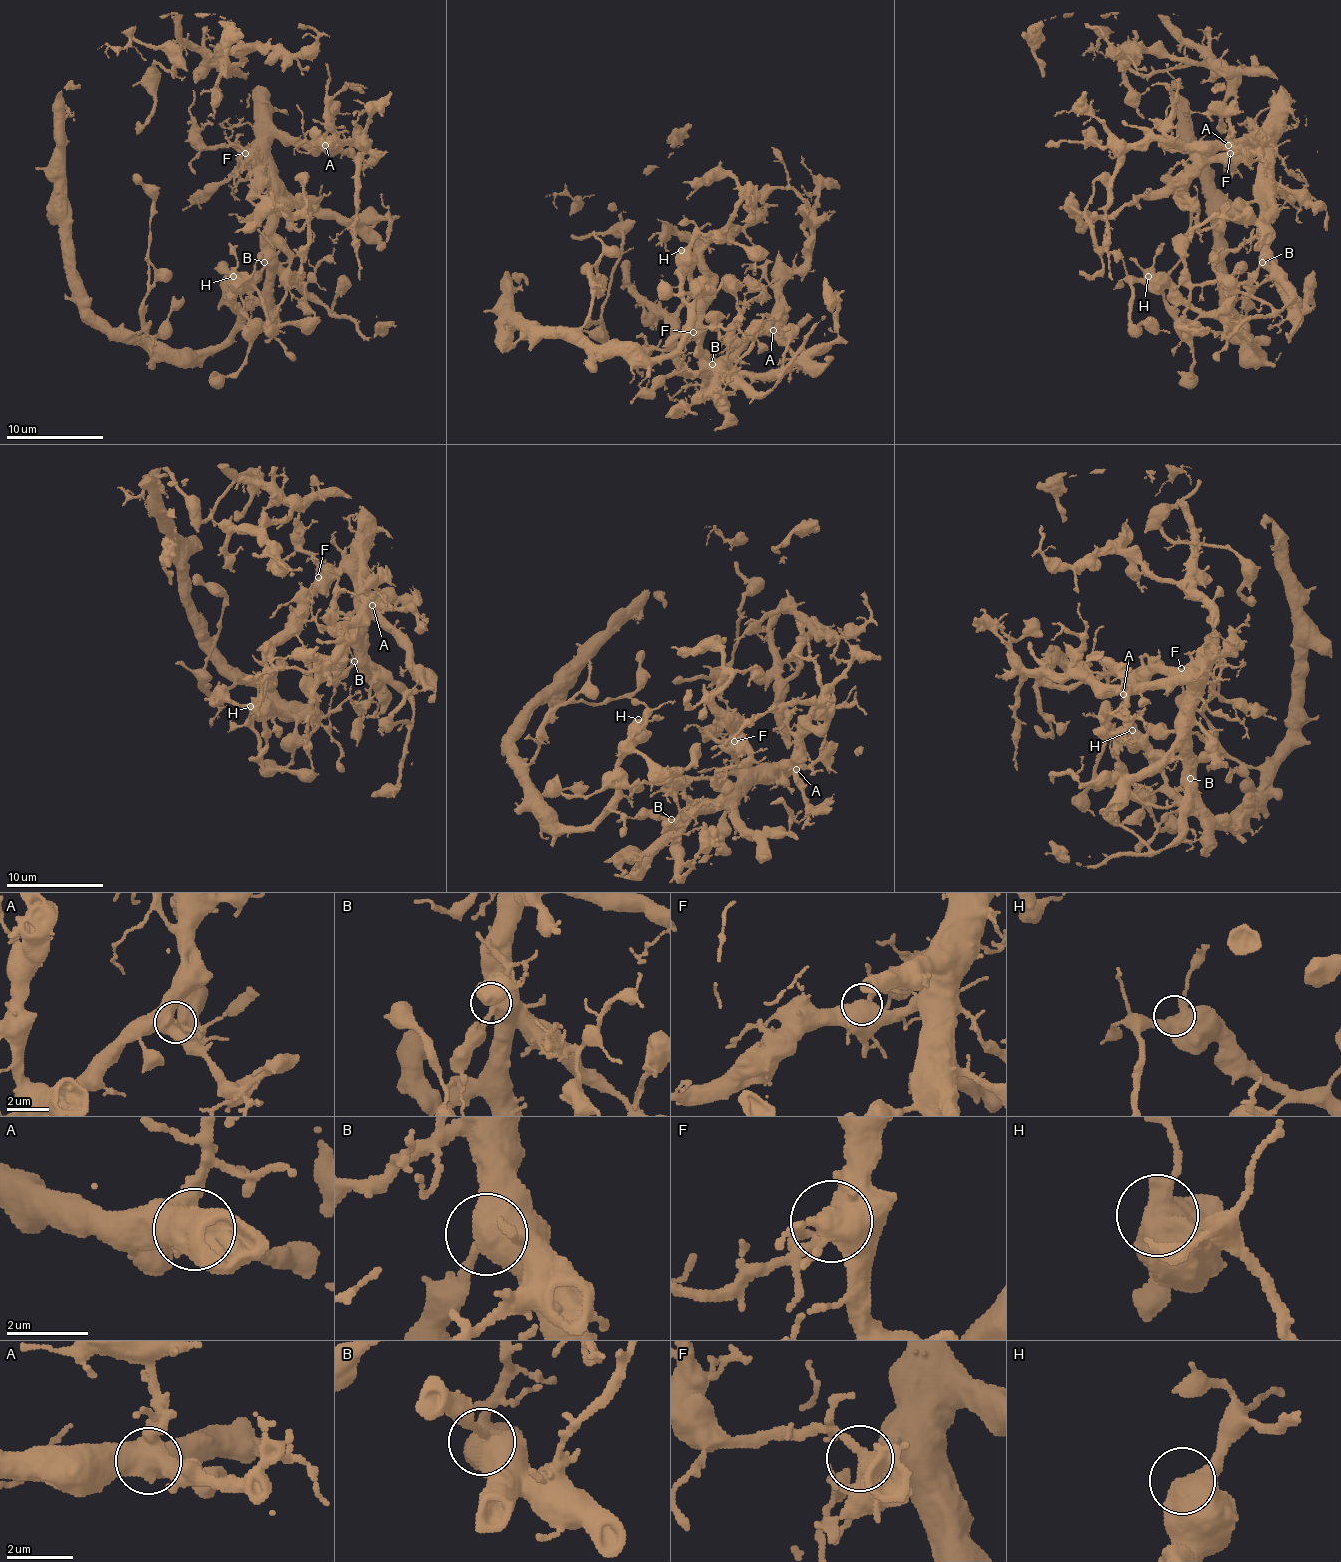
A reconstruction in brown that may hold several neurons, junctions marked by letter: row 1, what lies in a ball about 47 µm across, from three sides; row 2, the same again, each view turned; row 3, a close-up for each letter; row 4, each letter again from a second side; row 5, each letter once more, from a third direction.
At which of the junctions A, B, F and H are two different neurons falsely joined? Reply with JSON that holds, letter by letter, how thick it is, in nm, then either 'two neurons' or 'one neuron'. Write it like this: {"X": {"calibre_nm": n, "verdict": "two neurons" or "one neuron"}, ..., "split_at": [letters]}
{"A": {"calibre_nm": 500, "verdict": "one neuron"}, "B": {"calibre_nm": 650, "verdict": "one neuron"}, "F": {"calibre_nm": 600, "verdict": "one neuron"}, "H": {"calibre_nm": 480, "verdict": "one neuron"}, "split_at": []}

